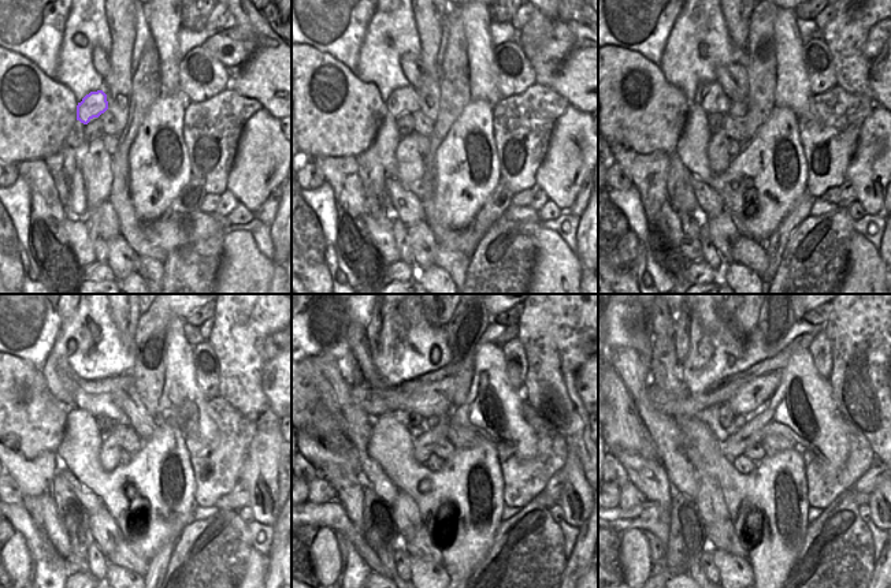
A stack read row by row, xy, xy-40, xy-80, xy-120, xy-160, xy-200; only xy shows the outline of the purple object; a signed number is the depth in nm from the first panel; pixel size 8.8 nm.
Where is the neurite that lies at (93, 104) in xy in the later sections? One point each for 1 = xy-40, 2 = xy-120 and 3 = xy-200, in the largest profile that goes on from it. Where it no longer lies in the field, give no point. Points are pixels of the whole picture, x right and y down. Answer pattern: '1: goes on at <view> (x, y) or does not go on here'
1: goes on at xy-40 (404, 100)
2: goes on at xy-120 (103, 404)
3: goes on at xy-200 (750, 398)

